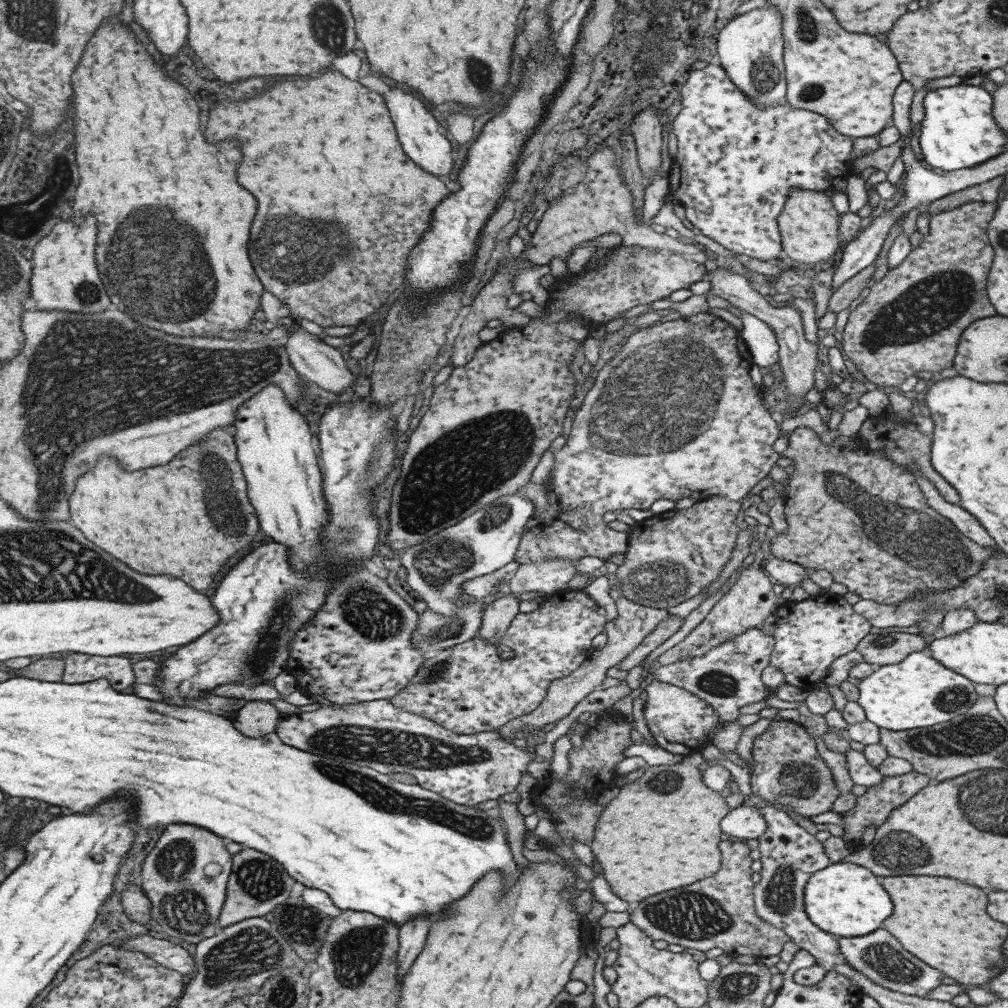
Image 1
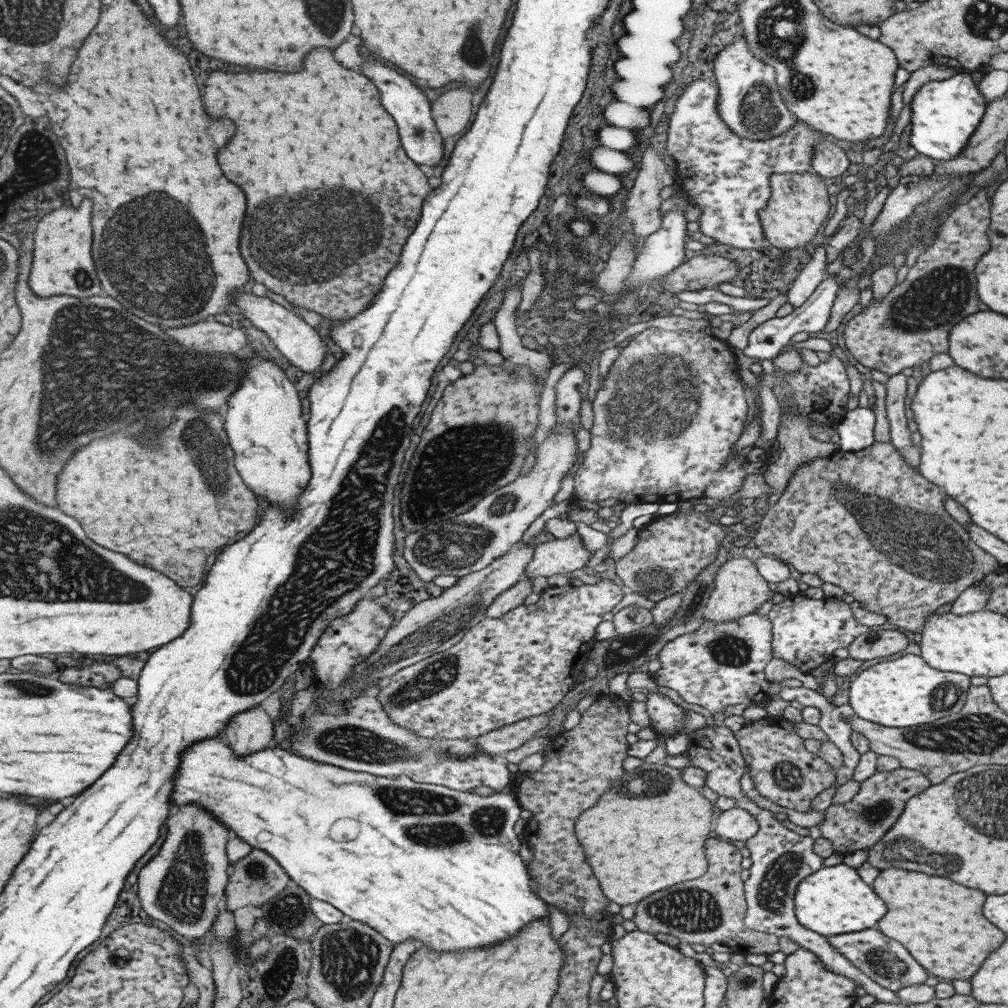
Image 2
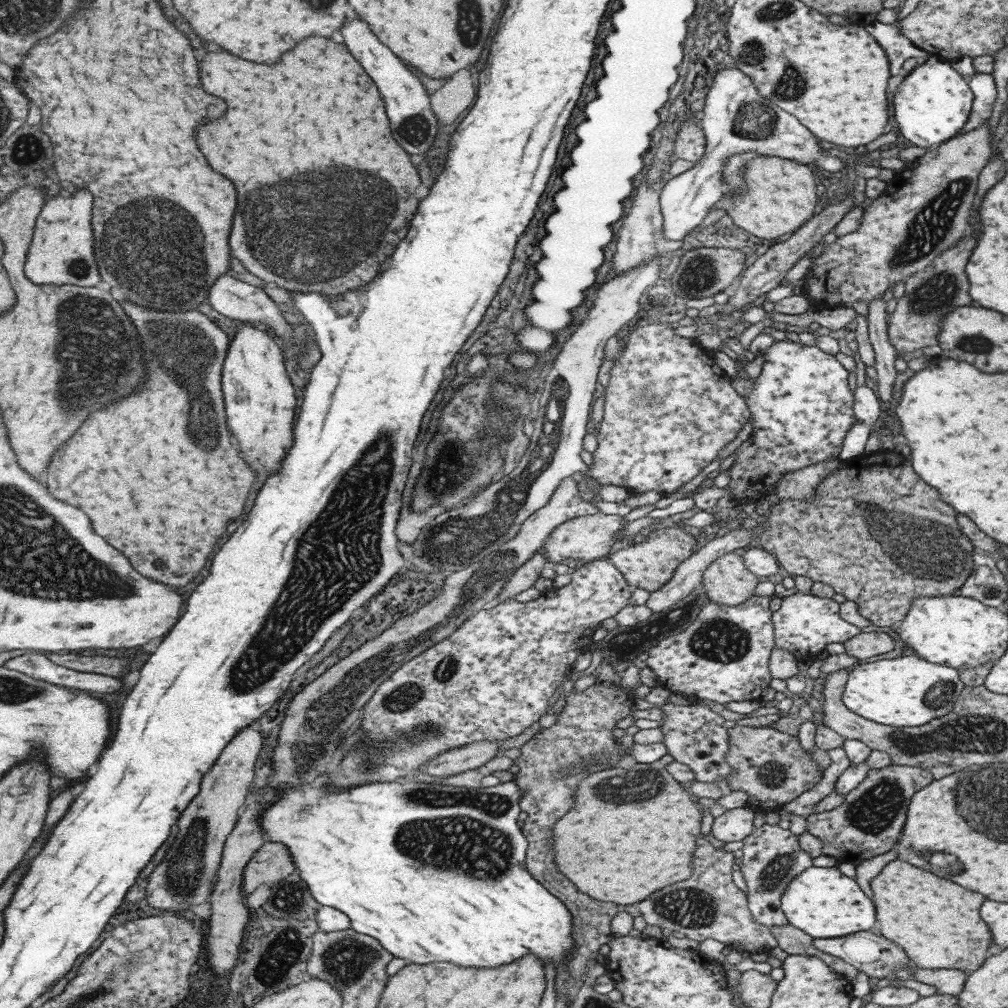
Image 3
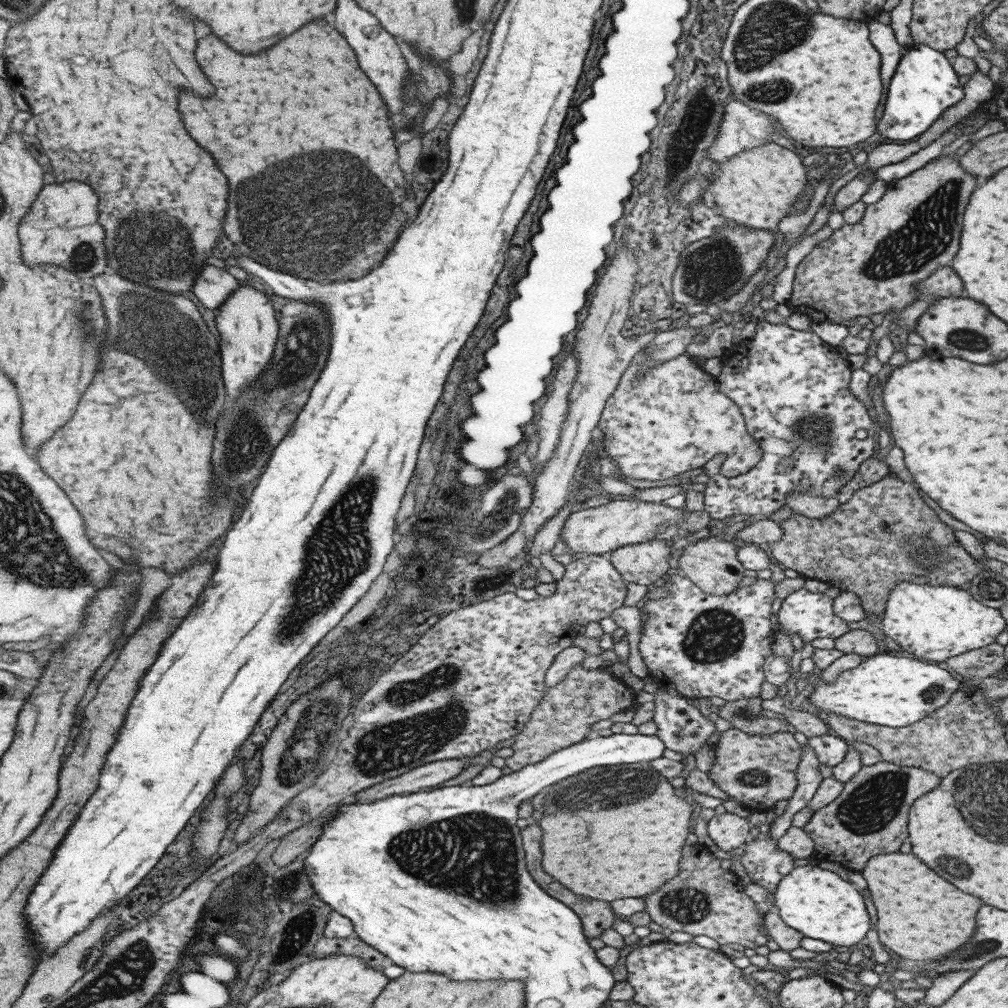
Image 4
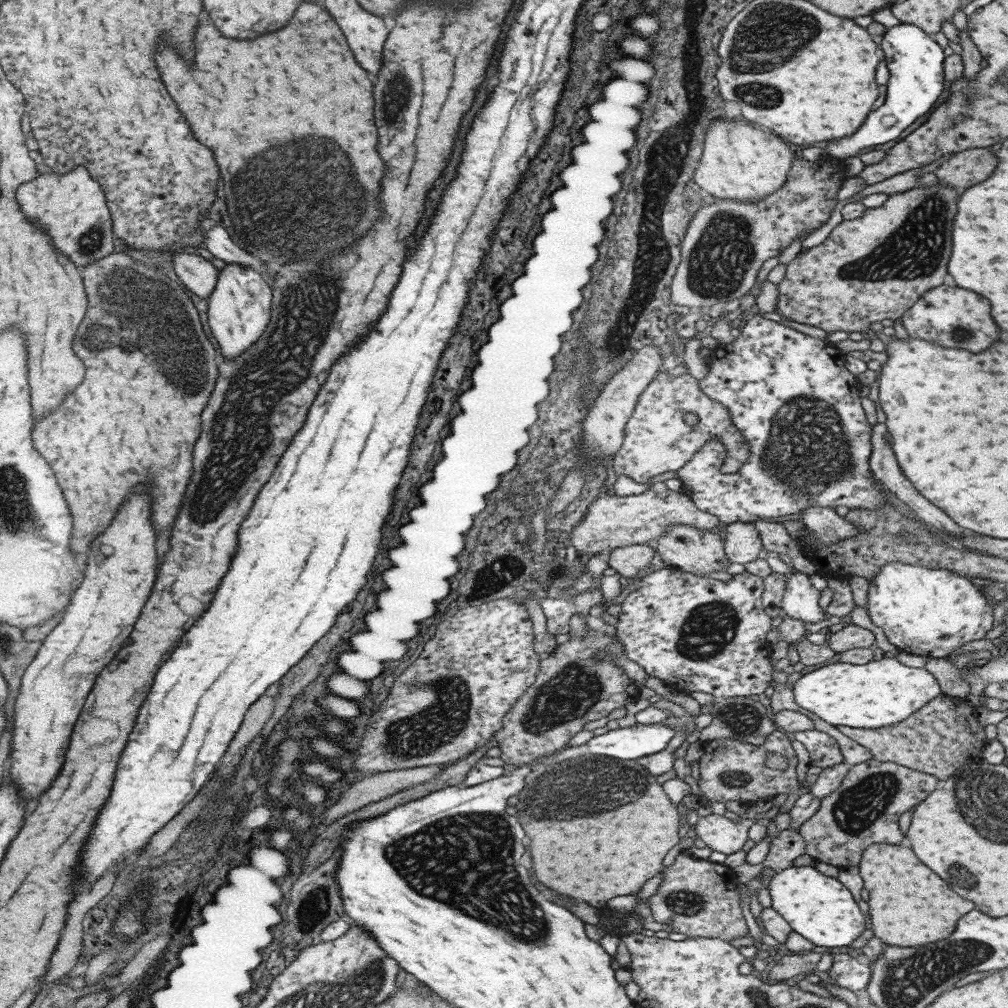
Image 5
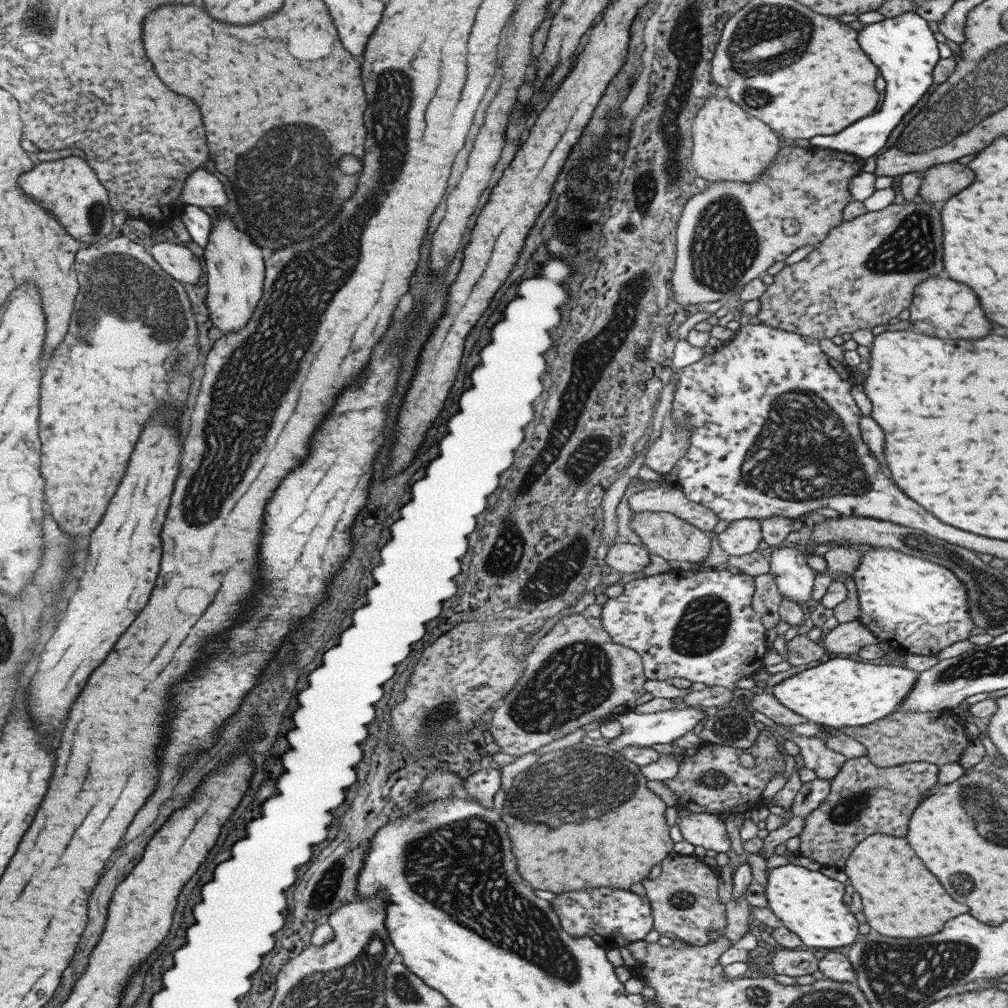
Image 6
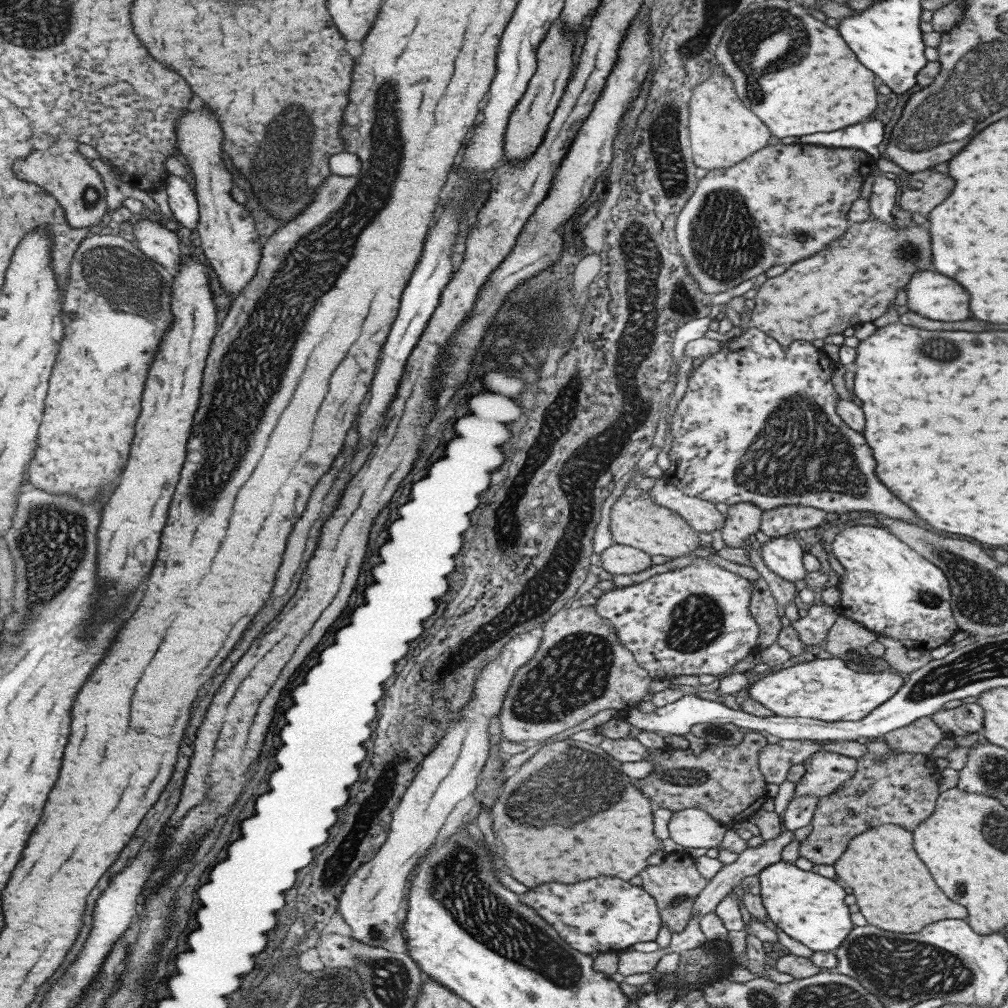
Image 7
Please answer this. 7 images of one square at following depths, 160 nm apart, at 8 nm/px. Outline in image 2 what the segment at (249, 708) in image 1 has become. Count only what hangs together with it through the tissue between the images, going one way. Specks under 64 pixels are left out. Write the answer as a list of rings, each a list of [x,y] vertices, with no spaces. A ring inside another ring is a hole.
[[[258,706],[232,718],[223,735],[238,756],[255,754],[273,744],[274,720]]]

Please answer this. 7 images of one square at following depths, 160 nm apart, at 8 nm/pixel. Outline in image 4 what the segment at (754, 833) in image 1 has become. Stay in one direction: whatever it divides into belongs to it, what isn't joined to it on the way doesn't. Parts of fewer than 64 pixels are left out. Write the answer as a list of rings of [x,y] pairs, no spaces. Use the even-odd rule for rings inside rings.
[[[727,812],[714,815],[706,823],[707,836],[721,851],[730,854],[748,840],[750,827],[745,817]]]

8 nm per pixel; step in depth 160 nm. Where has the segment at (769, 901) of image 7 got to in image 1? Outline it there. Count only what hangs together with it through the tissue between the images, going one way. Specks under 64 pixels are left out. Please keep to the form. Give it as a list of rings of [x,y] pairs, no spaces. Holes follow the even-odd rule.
[[[841,861],[812,872],[803,888],[803,908],[807,918],[817,928],[836,937],[858,937],[877,930],[891,914],[889,896],[879,886],[878,879],[858,864]]]

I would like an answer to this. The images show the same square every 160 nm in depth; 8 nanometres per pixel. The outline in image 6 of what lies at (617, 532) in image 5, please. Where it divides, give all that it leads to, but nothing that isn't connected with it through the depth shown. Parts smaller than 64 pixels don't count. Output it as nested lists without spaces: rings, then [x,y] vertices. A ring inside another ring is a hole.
[[[668,484],[633,493],[626,499],[626,505],[633,513],[666,512],[709,532],[718,521],[716,514],[702,504],[687,500],[680,491]]]

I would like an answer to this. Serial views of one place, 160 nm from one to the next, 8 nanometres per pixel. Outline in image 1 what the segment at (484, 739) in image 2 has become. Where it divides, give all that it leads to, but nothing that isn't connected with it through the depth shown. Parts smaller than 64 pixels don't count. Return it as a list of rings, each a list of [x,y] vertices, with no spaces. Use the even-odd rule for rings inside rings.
[[[619,596],[615,600],[617,616],[614,620],[604,624],[602,633],[607,636],[607,642],[601,649],[593,650],[591,654],[567,676],[552,680],[549,686],[546,686],[546,696],[543,702],[528,714],[521,715],[513,720],[502,724],[498,728],[498,733],[507,741],[513,740],[518,735],[525,734],[528,730],[538,730],[545,724],[557,723],[564,716],[567,716],[574,706],[589,692],[593,692],[595,688],[601,684],[603,678],[607,675],[607,670],[616,667],[626,655],[633,650],[643,638],[647,637],[649,632],[653,632],[653,628],[667,620],[671,614],[666,609],[656,609],[651,607],[639,606],[623,596]]]

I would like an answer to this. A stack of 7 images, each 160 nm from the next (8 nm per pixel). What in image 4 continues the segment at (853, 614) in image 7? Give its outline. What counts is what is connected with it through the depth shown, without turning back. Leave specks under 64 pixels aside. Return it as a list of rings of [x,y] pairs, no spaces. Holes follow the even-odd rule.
[[[899,582],[891,588],[880,623],[883,635],[894,640],[905,655],[937,664],[966,650],[995,643],[995,638],[1004,633],[1006,624],[998,609],[973,600],[965,590],[955,586],[925,586],[911,582]]]

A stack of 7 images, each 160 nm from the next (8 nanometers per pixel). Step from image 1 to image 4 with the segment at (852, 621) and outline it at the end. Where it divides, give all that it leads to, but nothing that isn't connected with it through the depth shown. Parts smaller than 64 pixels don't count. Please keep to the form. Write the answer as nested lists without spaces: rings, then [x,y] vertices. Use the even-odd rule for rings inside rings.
[[[799,588],[789,594],[781,602],[780,609],[777,611],[777,625],[779,633],[798,636],[802,642],[811,642],[815,638],[837,639],[839,636],[849,632],[849,628],[844,621],[834,616],[832,611],[832,600],[823,593],[809,592],[805,588]]]

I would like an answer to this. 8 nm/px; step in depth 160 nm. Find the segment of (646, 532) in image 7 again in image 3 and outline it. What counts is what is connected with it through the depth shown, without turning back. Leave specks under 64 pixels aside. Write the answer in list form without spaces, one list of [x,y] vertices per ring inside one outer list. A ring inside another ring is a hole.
[[[739,551],[723,554],[705,570],[701,586],[707,599],[721,606],[739,606],[754,595],[758,578],[747,571]]]

